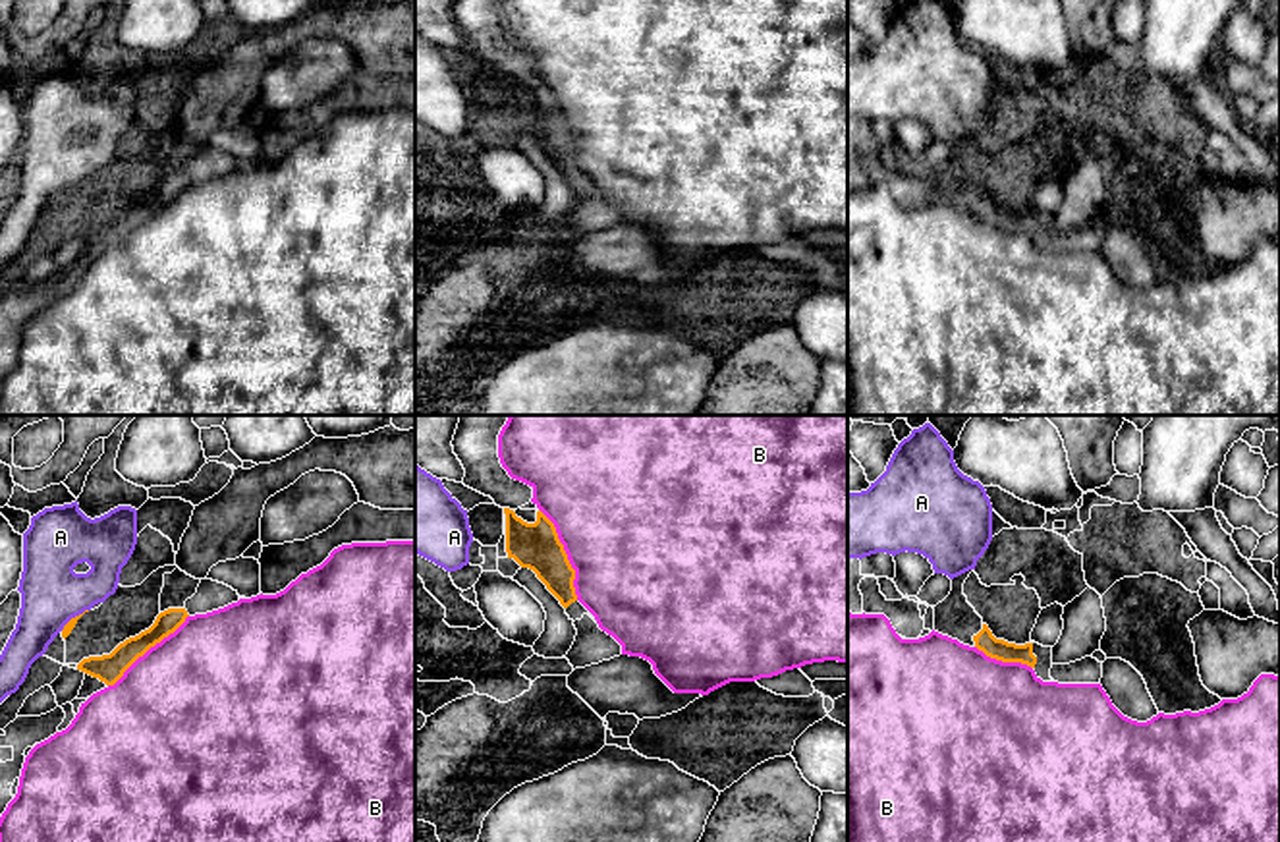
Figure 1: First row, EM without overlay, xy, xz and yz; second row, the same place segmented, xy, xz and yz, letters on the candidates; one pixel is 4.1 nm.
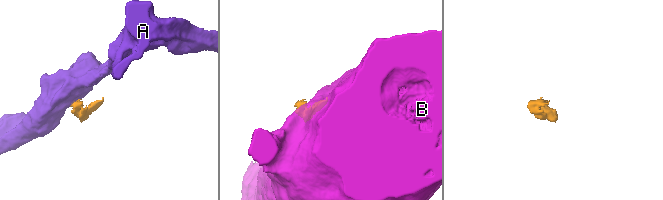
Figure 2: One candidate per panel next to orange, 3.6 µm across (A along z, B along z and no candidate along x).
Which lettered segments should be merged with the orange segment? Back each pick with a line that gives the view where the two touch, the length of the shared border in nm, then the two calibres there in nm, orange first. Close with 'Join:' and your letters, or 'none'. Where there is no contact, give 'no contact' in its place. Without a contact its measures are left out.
Join: none

